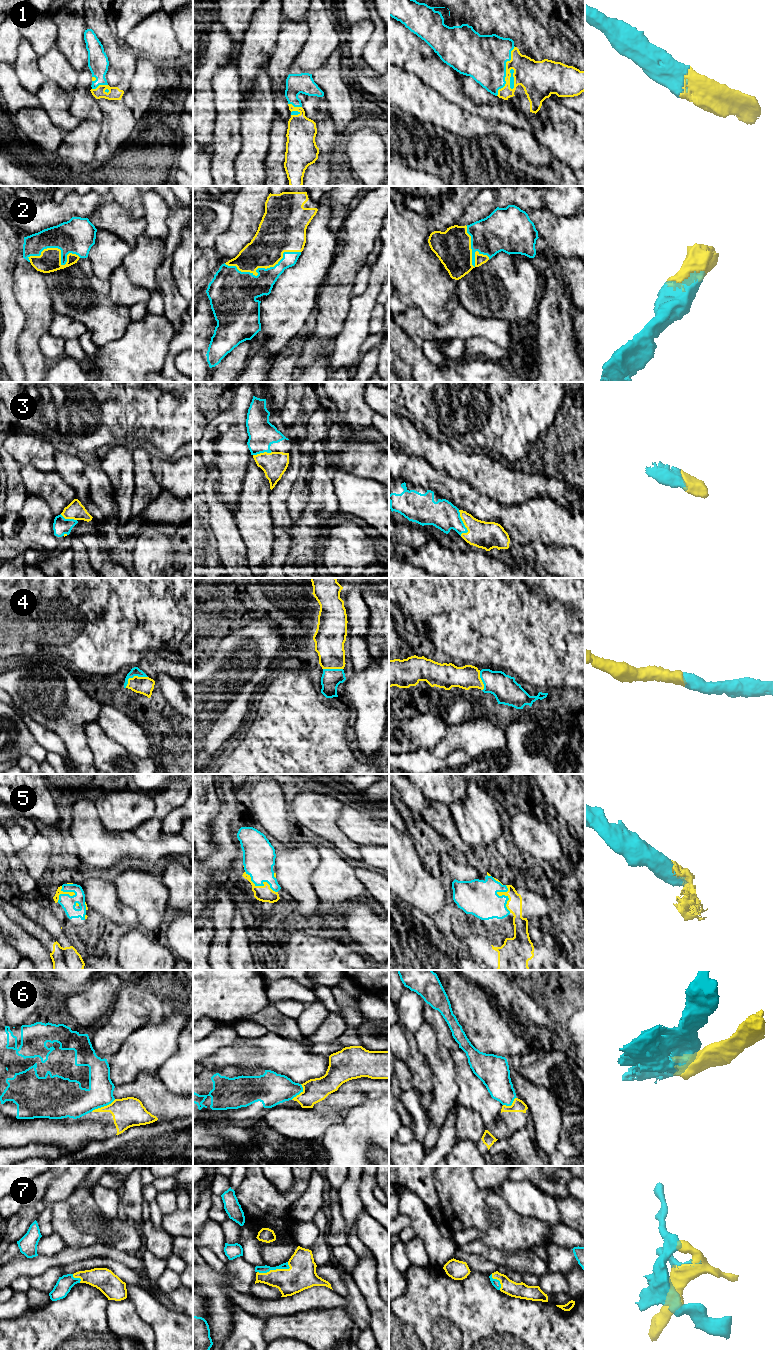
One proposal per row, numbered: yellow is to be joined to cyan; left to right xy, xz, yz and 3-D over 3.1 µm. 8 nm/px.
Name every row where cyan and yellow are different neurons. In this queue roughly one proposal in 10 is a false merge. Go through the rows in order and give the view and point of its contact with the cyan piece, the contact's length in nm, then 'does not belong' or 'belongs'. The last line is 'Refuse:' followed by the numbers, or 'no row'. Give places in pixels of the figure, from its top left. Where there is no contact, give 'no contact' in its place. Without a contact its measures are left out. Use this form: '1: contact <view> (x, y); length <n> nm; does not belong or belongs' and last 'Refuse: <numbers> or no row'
1: contact yz (505, 71); length 420 nm; belongs
2: contact xz (261, 268); length 600 nm; belongs
3: contact yz (463, 524); length 200 nm; belongs
4: contact xy (133, 676); length 200 nm; belongs
5: contact xz (261, 885); length 320 nm; belongs
6: contact xy (103, 1106); length 220 nm; does not belong
7: contact xz (273, 1269); length 280 nm; belongs
Refuse: 6

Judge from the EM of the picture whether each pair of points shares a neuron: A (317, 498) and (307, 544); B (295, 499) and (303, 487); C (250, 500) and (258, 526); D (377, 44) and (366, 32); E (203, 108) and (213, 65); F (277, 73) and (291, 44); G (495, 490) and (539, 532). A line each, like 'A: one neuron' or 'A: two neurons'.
A: one neuron
B: one neuron
C: one neuron
D: two neurons
E: one neuron
F: one neuron
G: two neurons

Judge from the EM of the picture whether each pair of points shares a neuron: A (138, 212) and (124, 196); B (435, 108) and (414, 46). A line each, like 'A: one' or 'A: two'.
A: one
B: two

